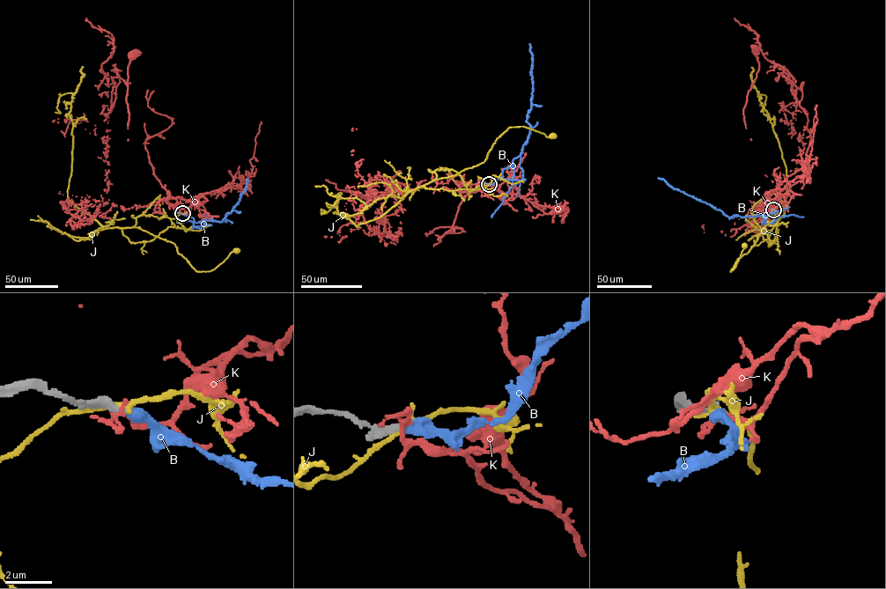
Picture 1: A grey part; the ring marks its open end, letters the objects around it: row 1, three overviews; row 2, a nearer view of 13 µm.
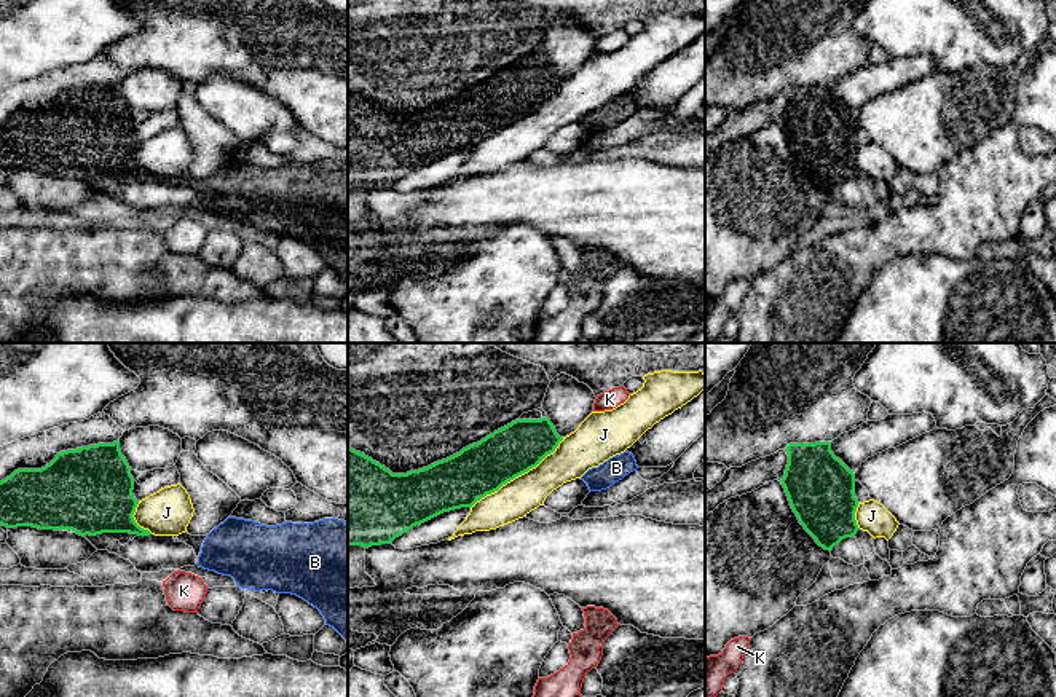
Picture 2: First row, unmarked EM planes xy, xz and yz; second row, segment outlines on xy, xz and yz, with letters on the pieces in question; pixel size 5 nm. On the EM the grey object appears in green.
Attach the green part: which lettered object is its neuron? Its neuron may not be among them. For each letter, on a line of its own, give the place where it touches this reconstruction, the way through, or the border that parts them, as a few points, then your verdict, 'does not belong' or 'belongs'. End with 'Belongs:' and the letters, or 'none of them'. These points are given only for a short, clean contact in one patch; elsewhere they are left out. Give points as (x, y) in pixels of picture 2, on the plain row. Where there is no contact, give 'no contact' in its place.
B: no contact; belongs
J: meets green in xz at (519, 117); does not belong
K: no contact; does not belong
Belongs: B

